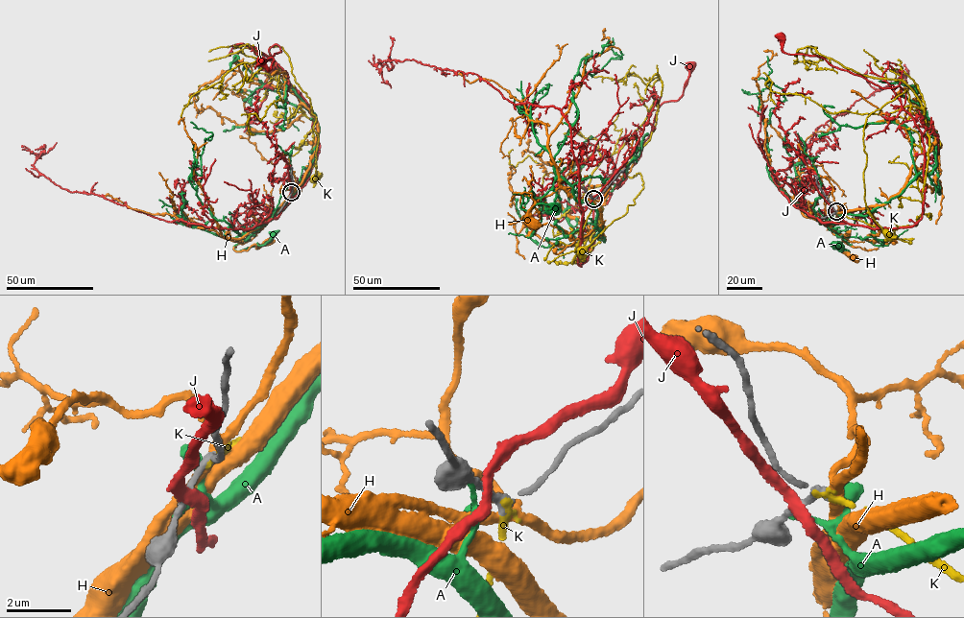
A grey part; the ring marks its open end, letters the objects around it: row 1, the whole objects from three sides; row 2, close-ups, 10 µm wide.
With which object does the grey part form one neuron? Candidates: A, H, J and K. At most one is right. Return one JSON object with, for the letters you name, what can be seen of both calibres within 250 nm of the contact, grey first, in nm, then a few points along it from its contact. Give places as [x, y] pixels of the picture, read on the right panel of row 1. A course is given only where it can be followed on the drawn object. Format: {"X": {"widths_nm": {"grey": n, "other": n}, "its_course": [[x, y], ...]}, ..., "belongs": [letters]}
{"K": {"widths_nm": {"grey": 180, "other": 220}, "its_course": [[836, 211], [888, 229], [917, 224], [930, 144], [907, 91], [863, 130], [865, 202], [886, 233]]}, "belongs": ["K"]}

